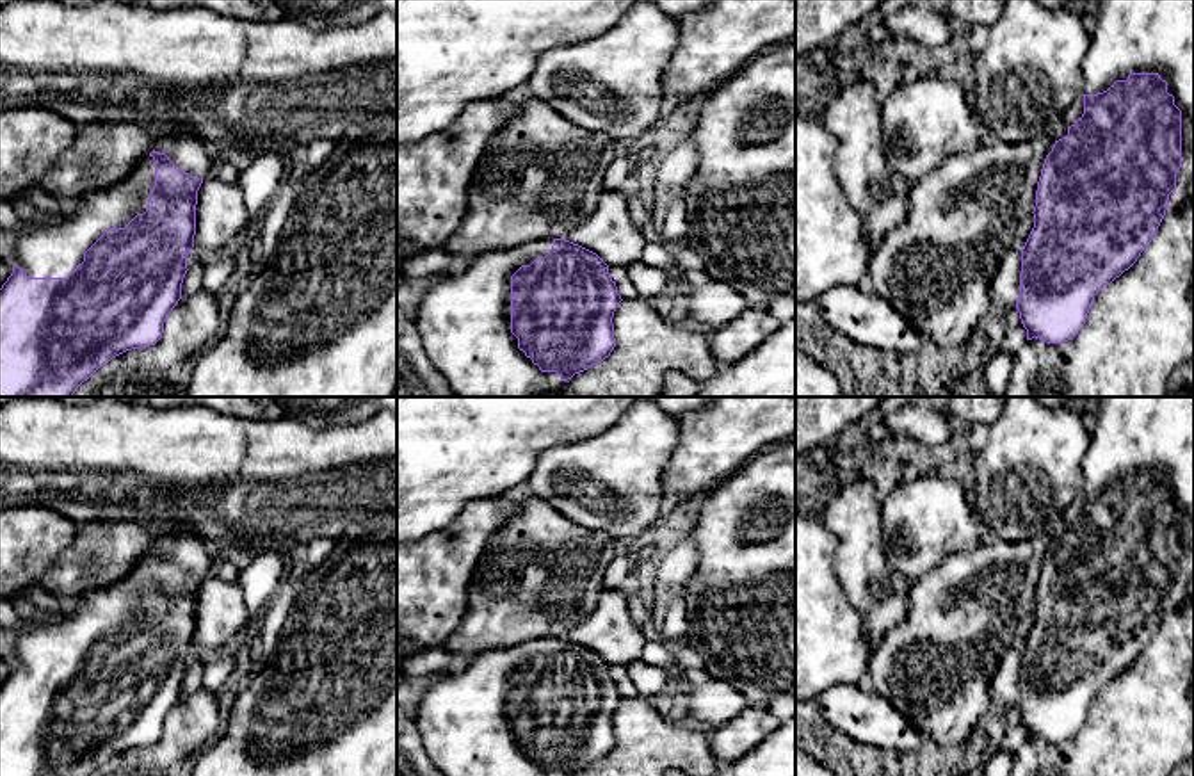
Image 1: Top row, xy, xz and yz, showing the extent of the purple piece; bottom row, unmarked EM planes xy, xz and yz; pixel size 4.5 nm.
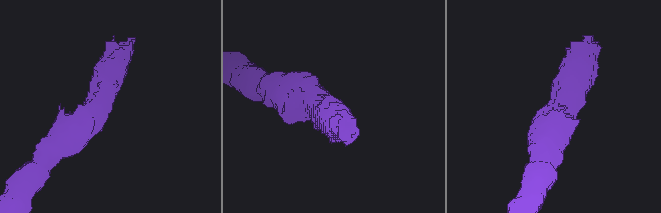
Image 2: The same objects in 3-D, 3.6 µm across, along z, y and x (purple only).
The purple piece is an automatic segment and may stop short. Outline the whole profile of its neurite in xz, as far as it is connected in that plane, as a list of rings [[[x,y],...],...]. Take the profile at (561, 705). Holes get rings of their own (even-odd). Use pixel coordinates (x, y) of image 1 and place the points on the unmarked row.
[[[553,637],[488,650],[457,675],[440,673],[413,721],[443,776],[573,776],[614,749],[612,715],[621,699],[603,657]]]

